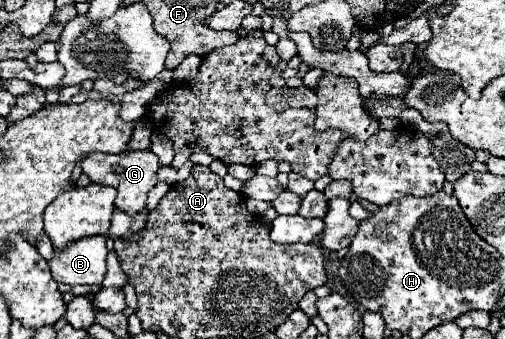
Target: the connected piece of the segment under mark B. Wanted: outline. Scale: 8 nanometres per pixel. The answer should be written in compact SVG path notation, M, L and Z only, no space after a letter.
M86 237L66 245L48 261L54 281L66 285L94 285L104 279L106 261L106 237Z

